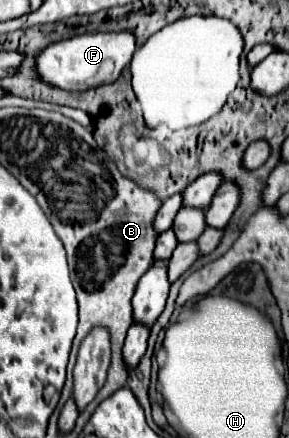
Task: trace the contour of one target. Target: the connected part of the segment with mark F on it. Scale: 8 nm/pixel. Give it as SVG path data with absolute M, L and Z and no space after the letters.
M89 33L77 35L71 39L63 39L57 43L49 43L35 57L35 75L37 81L59 87L63 91L83 91L99 85L115 83L121 75L123 67L129 65L135 53L135 37L133 33Z

